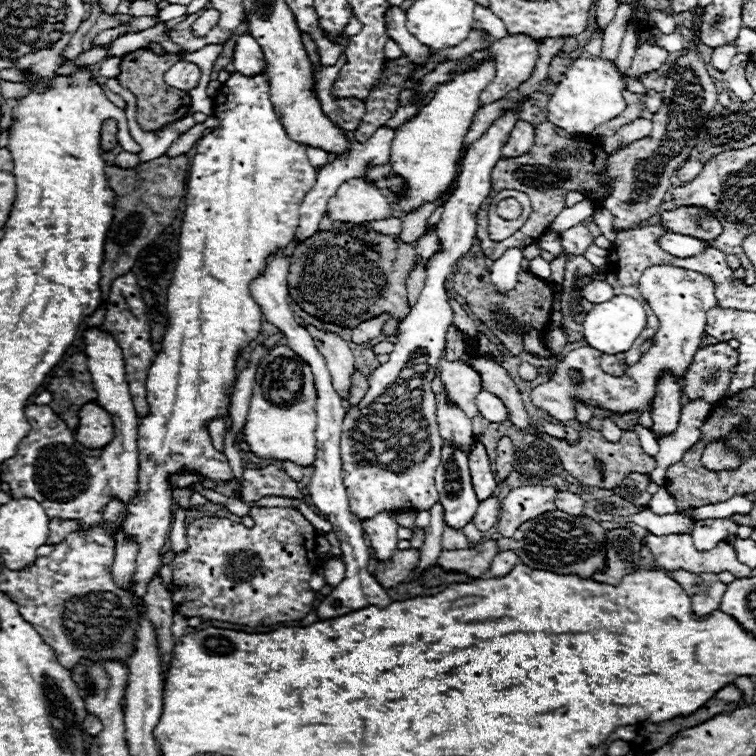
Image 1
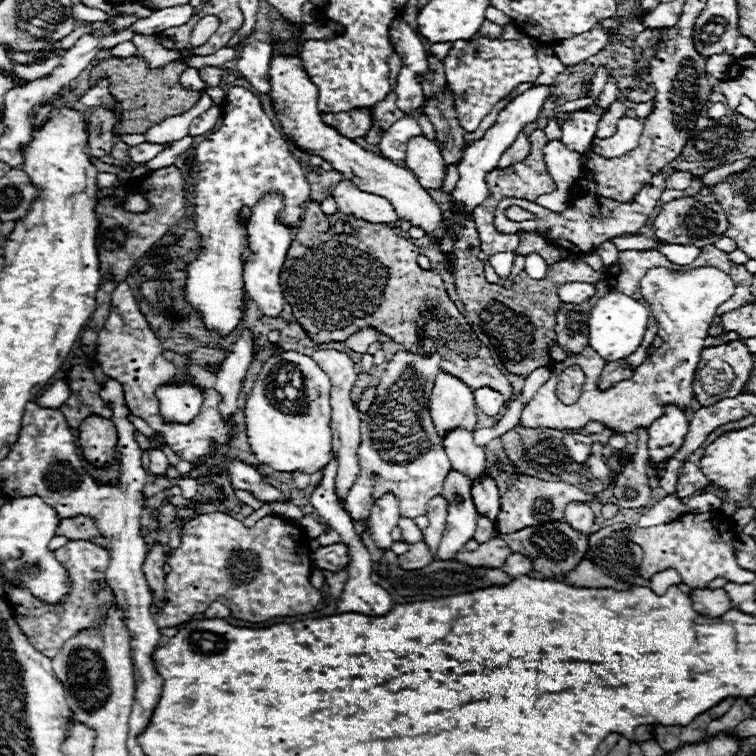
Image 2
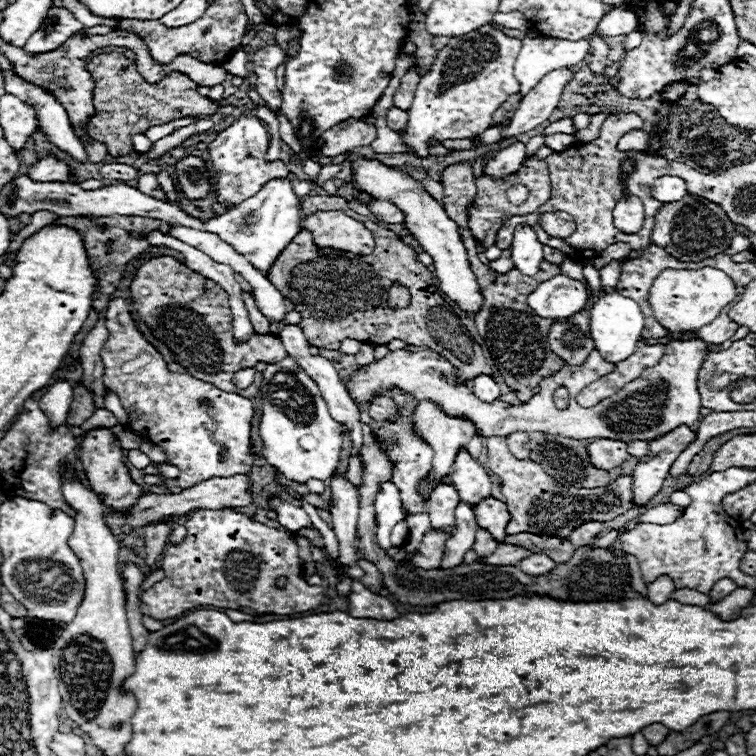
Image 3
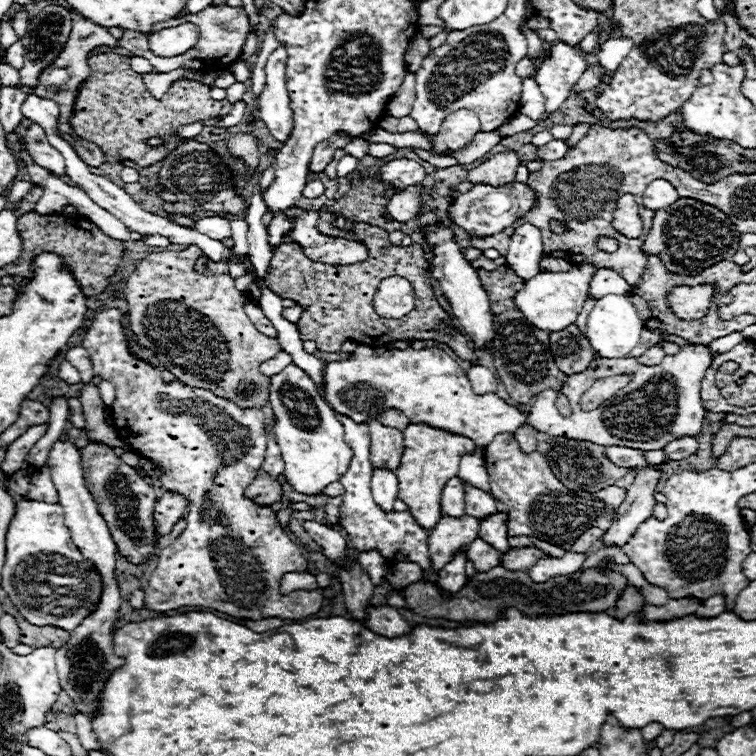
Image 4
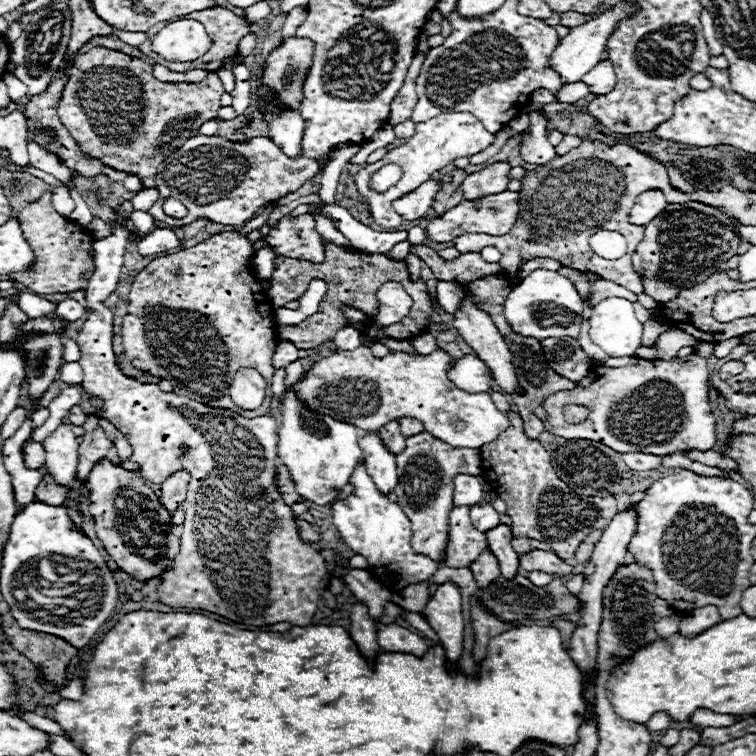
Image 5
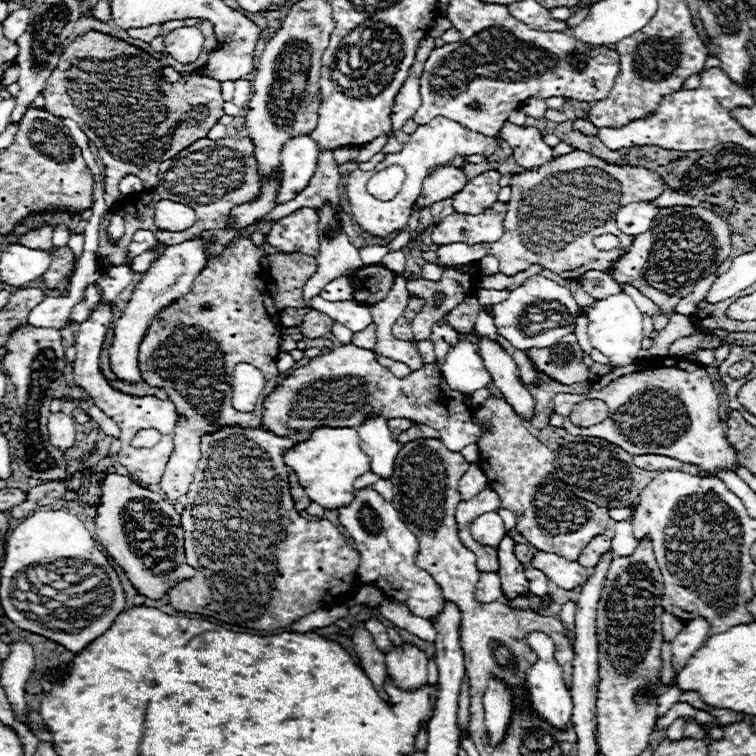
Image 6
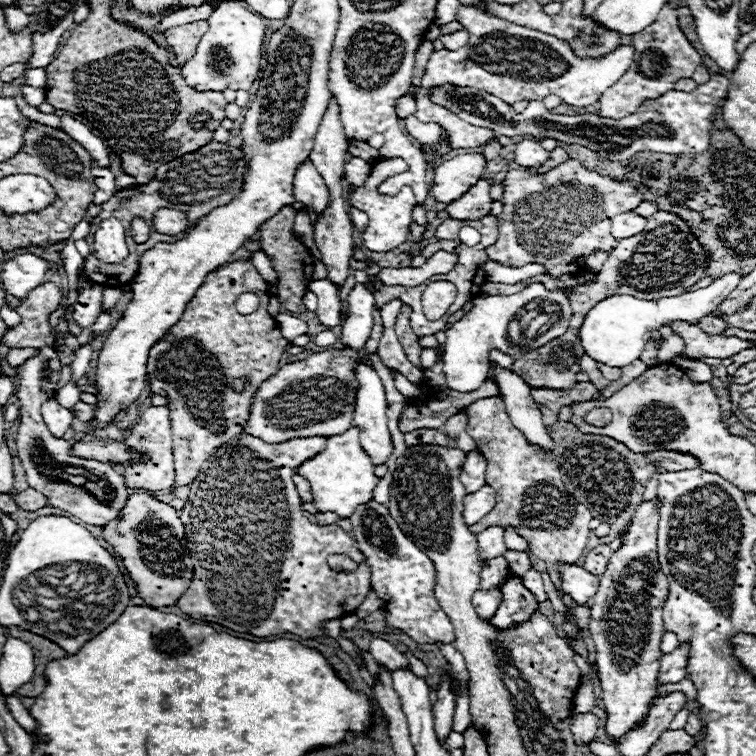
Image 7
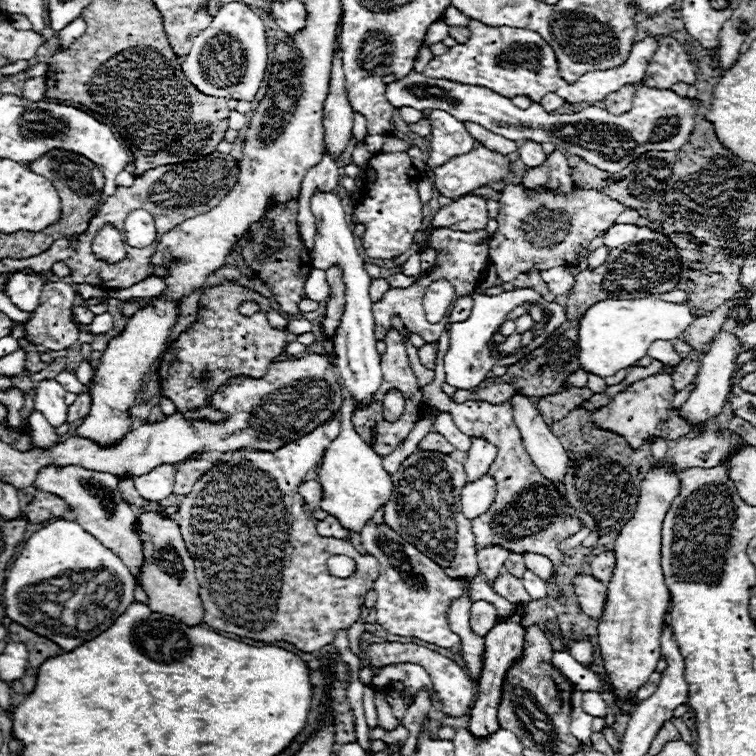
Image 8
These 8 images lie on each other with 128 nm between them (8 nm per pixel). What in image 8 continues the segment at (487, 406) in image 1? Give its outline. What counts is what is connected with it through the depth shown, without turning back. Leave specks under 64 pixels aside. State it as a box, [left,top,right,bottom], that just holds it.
[444,288,566,388]

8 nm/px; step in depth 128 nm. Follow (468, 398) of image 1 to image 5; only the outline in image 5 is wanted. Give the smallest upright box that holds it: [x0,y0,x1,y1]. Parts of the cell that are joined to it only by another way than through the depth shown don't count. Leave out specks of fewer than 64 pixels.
[394,434,480,564]

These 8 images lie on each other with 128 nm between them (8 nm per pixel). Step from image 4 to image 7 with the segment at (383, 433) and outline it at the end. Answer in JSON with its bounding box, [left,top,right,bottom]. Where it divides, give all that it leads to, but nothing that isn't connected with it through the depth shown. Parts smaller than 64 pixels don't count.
[398,380,500,432]

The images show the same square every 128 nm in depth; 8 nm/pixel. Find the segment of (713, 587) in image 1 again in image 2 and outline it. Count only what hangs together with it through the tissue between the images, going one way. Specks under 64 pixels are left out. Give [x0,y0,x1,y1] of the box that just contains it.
[650,570,732,618]

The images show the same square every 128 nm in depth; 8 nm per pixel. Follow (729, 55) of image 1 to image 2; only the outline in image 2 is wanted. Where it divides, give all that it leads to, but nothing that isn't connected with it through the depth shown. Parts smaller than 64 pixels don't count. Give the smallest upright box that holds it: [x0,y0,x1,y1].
[706,56,734,78]

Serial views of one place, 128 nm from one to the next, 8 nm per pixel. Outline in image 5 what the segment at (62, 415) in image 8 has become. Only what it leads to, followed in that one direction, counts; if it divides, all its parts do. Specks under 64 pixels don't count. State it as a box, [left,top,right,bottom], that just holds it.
[42,424,80,498]

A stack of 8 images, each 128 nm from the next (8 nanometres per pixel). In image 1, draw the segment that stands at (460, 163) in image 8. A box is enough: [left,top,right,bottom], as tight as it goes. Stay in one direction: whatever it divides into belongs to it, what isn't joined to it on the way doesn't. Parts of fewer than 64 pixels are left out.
[328,178,394,222]

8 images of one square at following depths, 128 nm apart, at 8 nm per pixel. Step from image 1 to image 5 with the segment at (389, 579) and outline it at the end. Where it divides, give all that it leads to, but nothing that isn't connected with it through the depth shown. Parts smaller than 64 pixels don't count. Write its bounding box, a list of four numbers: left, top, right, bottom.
[444,506,488,568]

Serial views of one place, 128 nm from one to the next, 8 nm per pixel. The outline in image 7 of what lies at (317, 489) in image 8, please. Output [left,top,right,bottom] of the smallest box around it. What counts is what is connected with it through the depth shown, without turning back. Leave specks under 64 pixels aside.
[292,474,318,514]

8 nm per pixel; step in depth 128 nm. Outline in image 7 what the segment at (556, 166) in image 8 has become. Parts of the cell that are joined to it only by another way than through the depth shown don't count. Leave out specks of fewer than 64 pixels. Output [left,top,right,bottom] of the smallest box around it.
[538,148,568,174]

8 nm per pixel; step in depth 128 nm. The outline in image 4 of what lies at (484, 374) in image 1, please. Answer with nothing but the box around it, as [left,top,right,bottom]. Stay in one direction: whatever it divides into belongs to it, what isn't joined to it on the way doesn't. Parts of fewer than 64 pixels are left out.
[268,224,476,364]

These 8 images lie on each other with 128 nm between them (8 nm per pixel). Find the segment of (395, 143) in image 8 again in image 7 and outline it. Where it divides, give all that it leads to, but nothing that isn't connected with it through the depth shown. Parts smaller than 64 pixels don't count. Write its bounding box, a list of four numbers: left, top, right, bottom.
[348,140,379,161]

